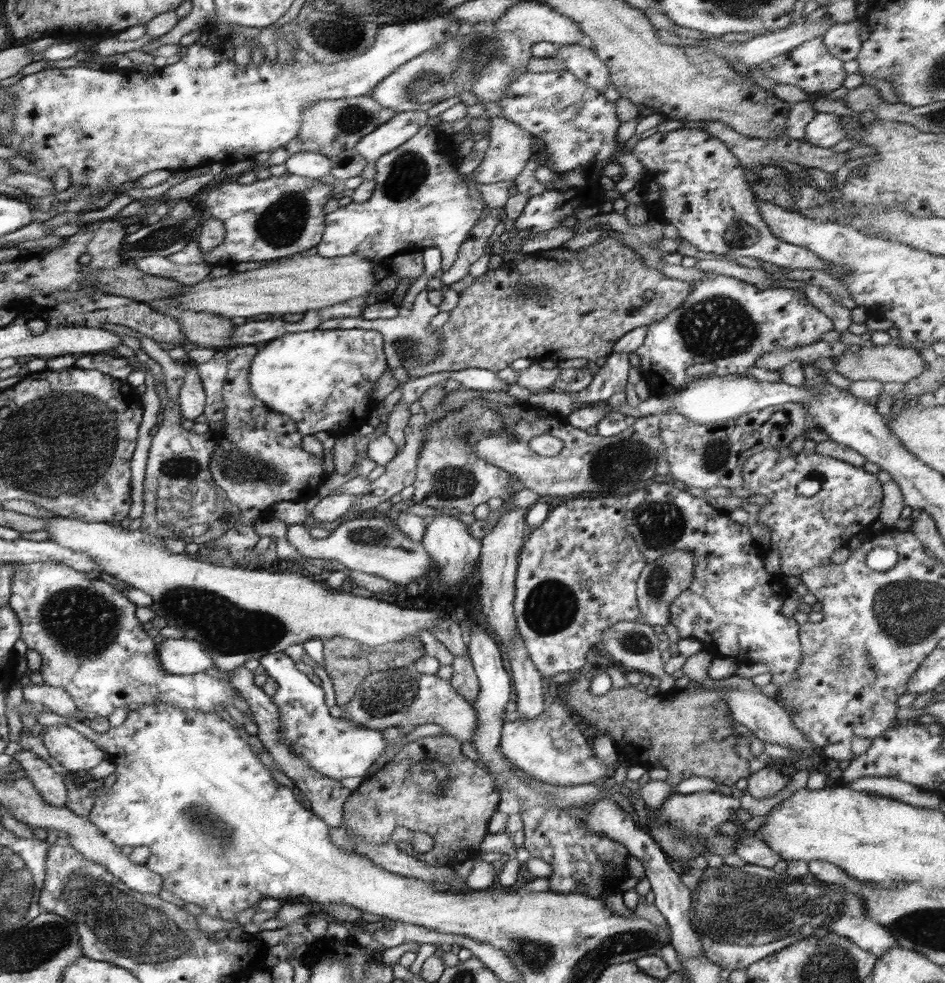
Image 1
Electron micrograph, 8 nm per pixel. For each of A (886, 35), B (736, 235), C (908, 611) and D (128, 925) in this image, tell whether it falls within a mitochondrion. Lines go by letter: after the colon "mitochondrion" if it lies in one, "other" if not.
A: other
B: mitochondrion
C: mitochondrion
D: mitochondrion

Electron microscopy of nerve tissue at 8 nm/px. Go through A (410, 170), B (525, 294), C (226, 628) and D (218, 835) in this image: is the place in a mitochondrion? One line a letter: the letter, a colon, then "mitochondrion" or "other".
A: mitochondrion
B: mitochondrion
C: mitochondrion
D: mitochondrion

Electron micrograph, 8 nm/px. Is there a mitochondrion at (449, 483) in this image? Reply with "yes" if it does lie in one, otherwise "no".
yes

